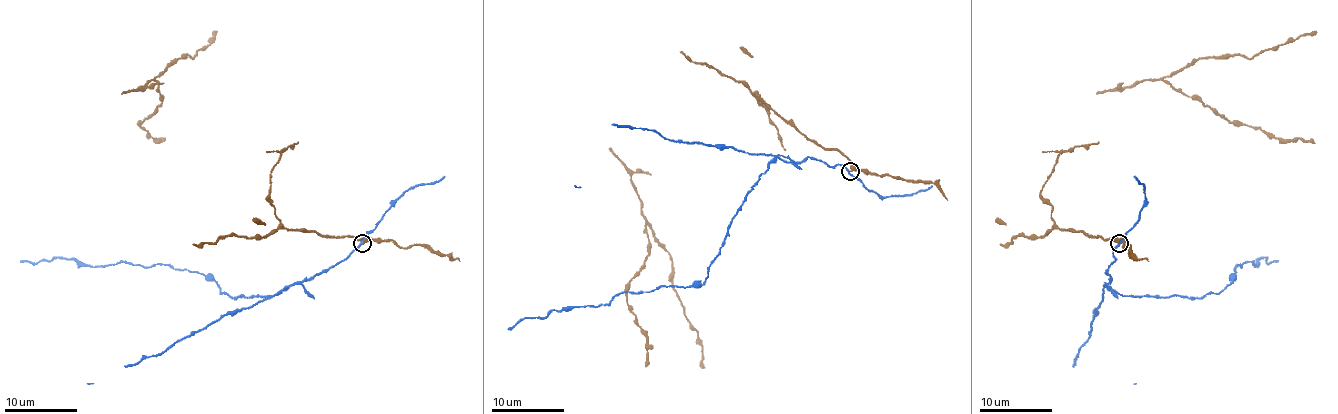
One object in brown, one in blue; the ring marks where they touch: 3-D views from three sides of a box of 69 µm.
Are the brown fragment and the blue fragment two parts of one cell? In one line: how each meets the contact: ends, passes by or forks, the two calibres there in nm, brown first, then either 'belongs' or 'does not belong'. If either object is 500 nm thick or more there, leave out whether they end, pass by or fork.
brown passes by; blue passes by; 280 nm thick on the brown side, 180 nm on the other; does not belong

